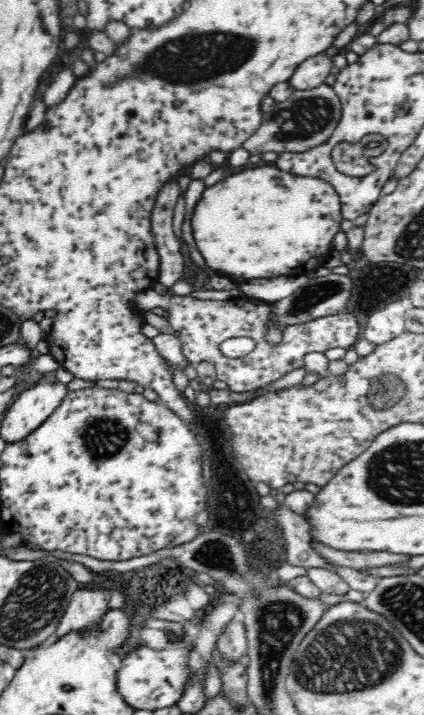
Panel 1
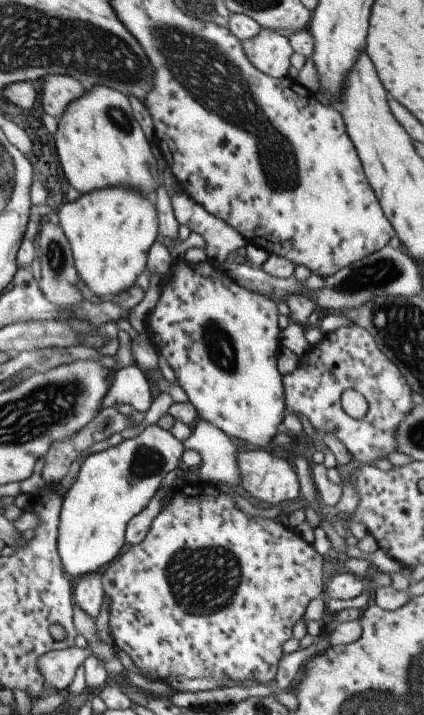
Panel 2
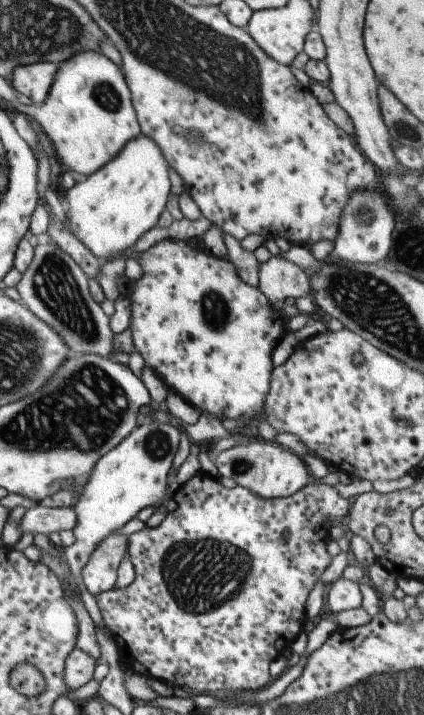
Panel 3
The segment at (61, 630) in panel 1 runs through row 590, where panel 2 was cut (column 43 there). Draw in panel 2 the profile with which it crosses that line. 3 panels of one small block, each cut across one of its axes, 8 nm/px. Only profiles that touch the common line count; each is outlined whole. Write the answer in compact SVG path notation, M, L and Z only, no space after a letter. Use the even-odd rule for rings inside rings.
M45 74L39 80L41 85L41 108L44 112L59 120L65 106L69 106L69 102L77 100L81 94L87 92L85 86L81 86L77 80L65 75Z

